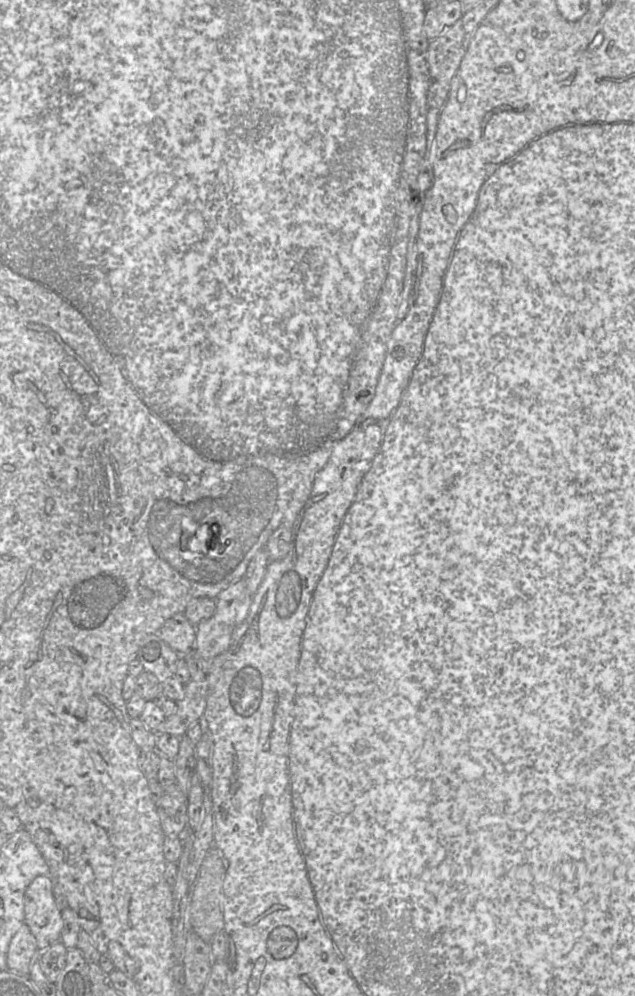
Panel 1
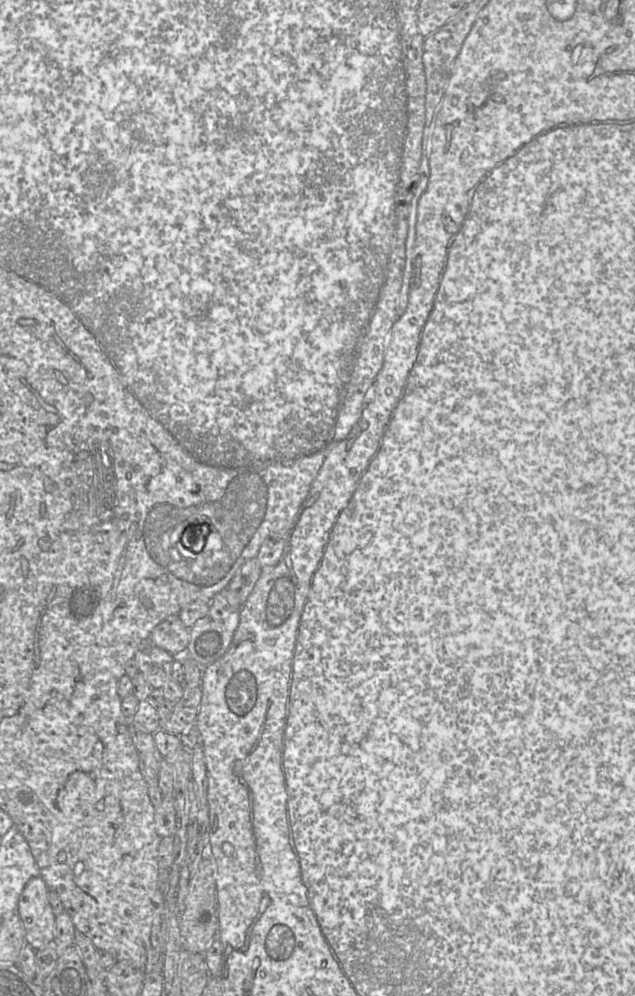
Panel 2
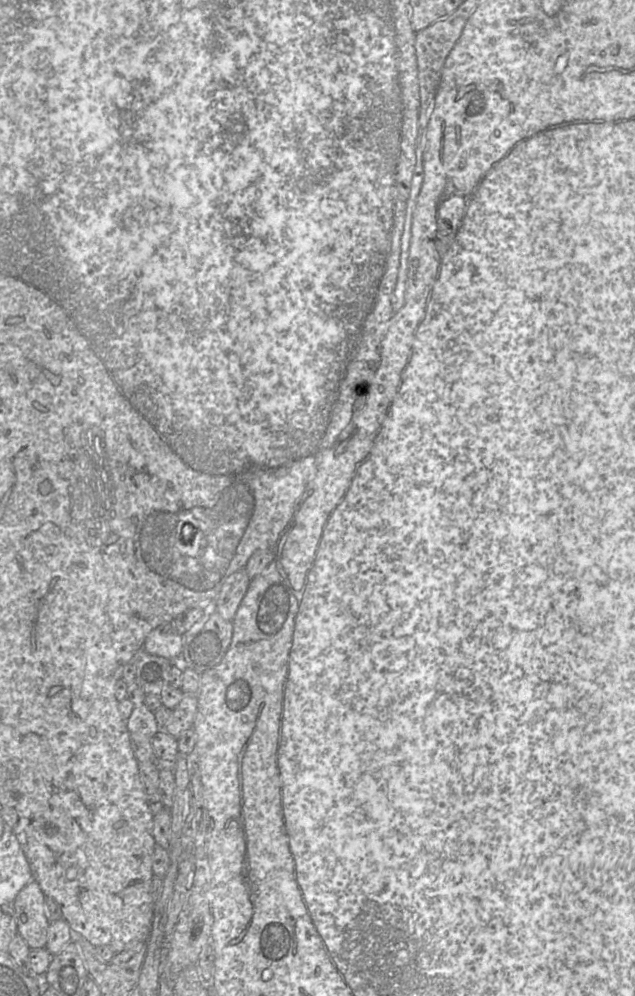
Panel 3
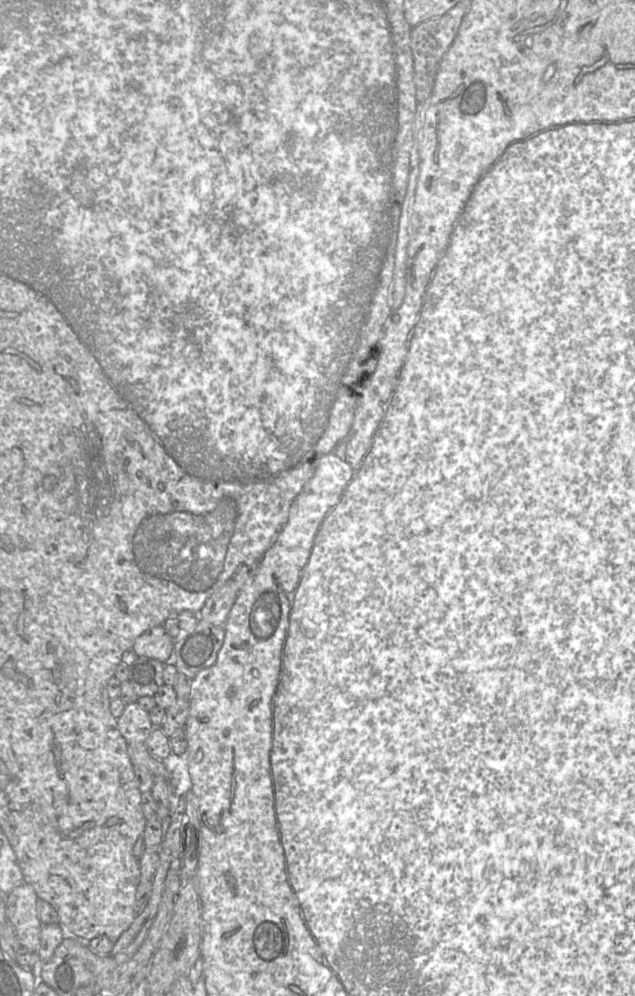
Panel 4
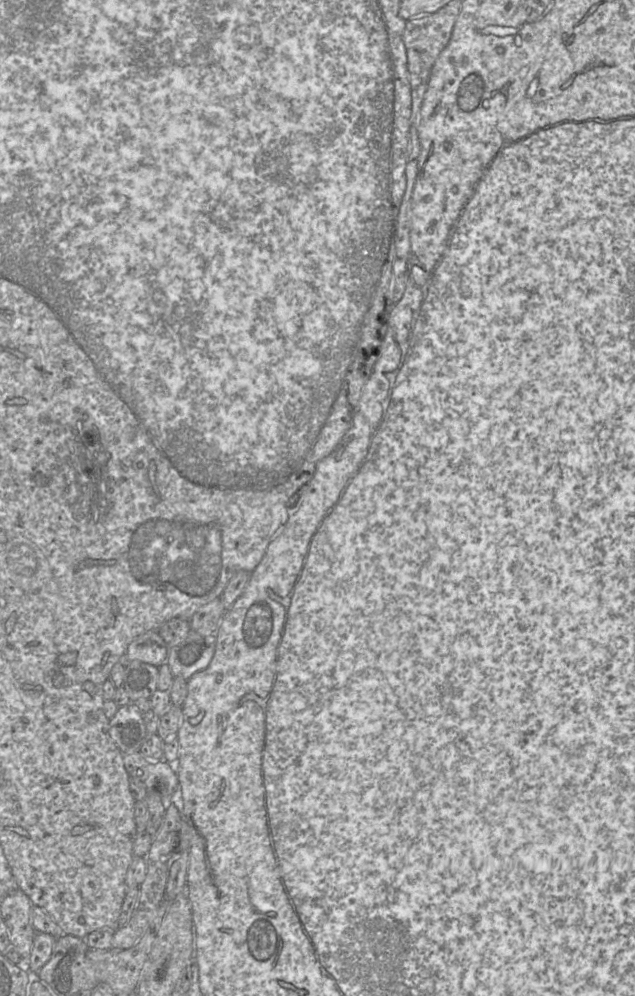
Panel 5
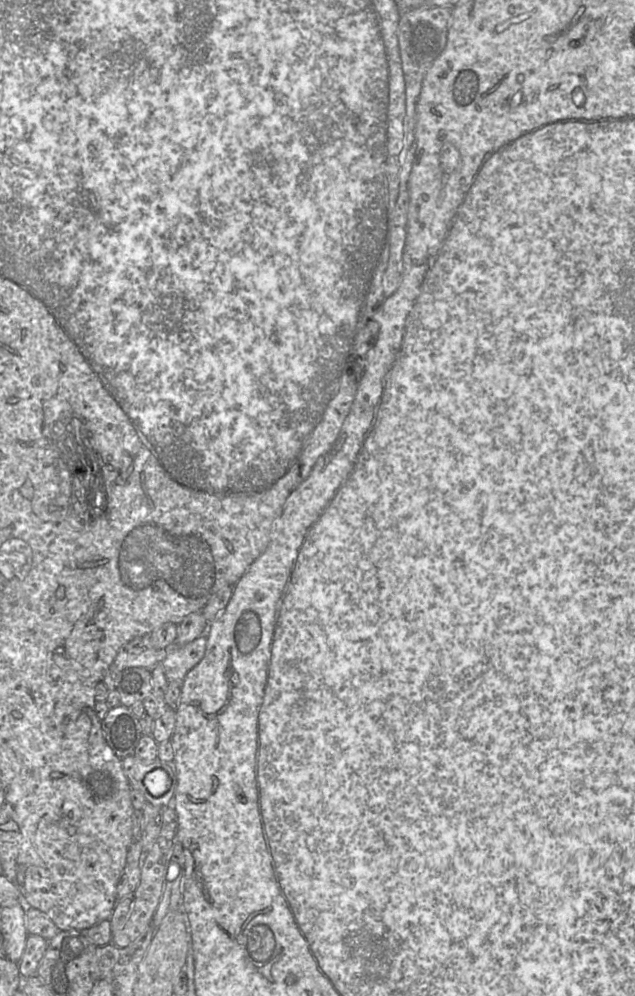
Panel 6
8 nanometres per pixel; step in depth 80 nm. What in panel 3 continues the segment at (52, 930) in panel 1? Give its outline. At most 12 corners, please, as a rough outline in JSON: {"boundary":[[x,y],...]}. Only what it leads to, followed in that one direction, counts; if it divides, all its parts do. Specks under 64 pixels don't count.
{"boundary":[[32,879],[11,903],[18,933],[45,948],[50,921]]}

